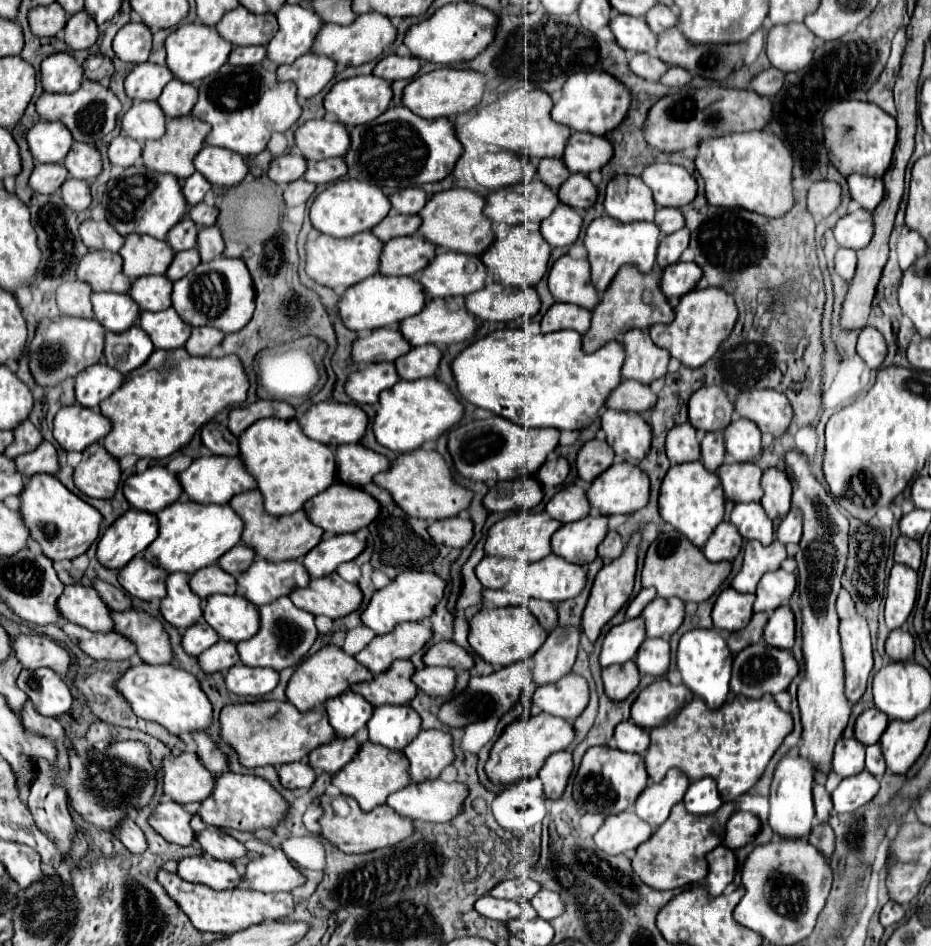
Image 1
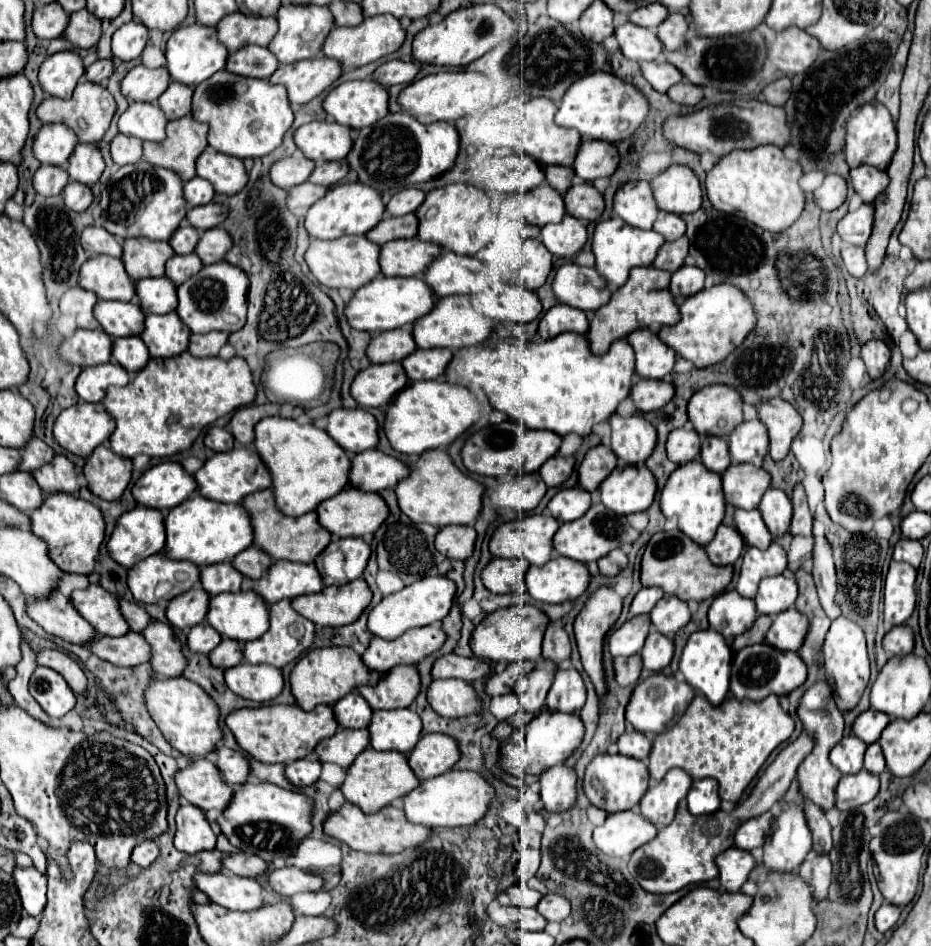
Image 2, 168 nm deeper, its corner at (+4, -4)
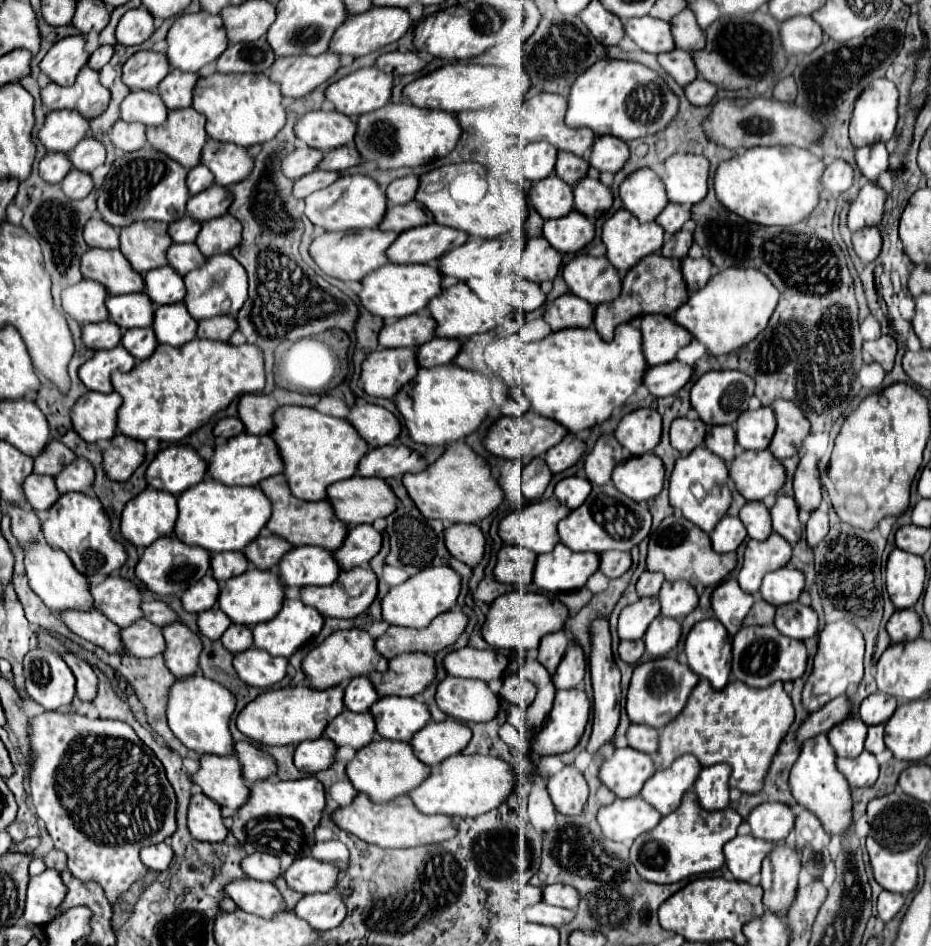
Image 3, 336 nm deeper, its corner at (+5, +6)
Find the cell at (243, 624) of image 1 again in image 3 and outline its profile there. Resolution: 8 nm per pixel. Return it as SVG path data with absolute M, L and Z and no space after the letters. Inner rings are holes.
M247 570L241 576L235 576L225 582L225 588L219 592L217 600L219 608L229 616L233 624L243 624L243 626L255 626L259 622L271 620L275 612L279 612L283 604L283 586L279 584L277 572L275 570Z

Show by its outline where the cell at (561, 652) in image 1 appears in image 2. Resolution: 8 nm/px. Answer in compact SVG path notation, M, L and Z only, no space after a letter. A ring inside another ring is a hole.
M544 660L536 666L536 670L532 674L522 676L516 686L514 686L514 694L520 698L520 706L526 712L536 712L544 708L546 702L546 694L552 686L552 678L554 678L554 670L558 666L552 666L552 662Z

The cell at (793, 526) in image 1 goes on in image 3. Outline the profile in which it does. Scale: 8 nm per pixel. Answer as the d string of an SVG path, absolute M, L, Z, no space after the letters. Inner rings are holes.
M805 454L793 476L793 492L799 510L813 512L821 504L821 484L817 476L817 460Z

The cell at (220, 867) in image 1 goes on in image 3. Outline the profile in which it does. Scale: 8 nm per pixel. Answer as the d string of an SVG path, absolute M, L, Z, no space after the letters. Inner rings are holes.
M251 878L233 880L225 886L225 894L233 898L233 902L251 914L257 914L261 918L271 918L275 912L281 910L281 894L273 886L273 882L261 882Z

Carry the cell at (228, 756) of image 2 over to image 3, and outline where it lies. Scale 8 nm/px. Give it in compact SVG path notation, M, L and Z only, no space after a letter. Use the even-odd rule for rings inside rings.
M235 742L233 748L235 748L235 756L239 758L241 772L247 784L275 776L275 760L269 754L265 754L251 742Z

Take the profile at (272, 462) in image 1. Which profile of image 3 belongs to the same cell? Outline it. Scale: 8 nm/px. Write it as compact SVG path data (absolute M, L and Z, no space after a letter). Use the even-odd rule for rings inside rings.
M305 406L277 408L273 412L273 424L275 424L275 428L271 430L271 438L275 440L279 454L283 458L283 464L285 464L283 474L287 476L287 484L291 488L291 494L299 500L323 500L327 486L333 482L351 478L357 470L361 456L369 450L369 446L363 444L363 438L359 438L357 430L347 420L321 414L315 408L305 408Z

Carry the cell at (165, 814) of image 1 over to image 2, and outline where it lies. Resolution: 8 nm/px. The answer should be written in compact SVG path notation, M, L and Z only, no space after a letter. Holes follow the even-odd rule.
M182 802L176 814L176 848L186 854L196 854L202 850L214 850L216 834L212 832L204 810L192 806L190 802Z

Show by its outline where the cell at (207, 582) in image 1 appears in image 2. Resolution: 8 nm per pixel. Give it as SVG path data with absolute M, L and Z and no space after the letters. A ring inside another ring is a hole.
M224 562L224 564L202 568L200 582L210 596L216 596L222 592L238 592L242 584L242 574L230 562Z

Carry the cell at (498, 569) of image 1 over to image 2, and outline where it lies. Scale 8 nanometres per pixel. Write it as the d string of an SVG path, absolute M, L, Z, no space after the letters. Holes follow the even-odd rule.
M494 558L482 570L482 582L492 594L510 594L510 592L526 592L526 570L528 562L518 558Z

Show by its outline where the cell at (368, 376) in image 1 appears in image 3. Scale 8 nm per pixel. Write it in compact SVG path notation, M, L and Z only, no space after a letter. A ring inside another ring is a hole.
M415 348L375 350L361 364L363 390L369 396L393 398L401 386L415 378L417 370Z

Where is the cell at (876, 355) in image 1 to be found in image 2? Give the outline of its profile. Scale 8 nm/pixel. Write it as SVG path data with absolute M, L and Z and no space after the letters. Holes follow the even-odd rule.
M870 340L862 346L862 360L866 364L866 372L870 378L882 378L888 362L890 362L890 348L882 340Z

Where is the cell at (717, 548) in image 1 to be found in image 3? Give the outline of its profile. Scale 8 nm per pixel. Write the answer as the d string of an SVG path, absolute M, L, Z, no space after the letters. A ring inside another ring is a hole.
M723 516L711 532L711 544L715 552L733 552L745 540L747 530L739 518Z

